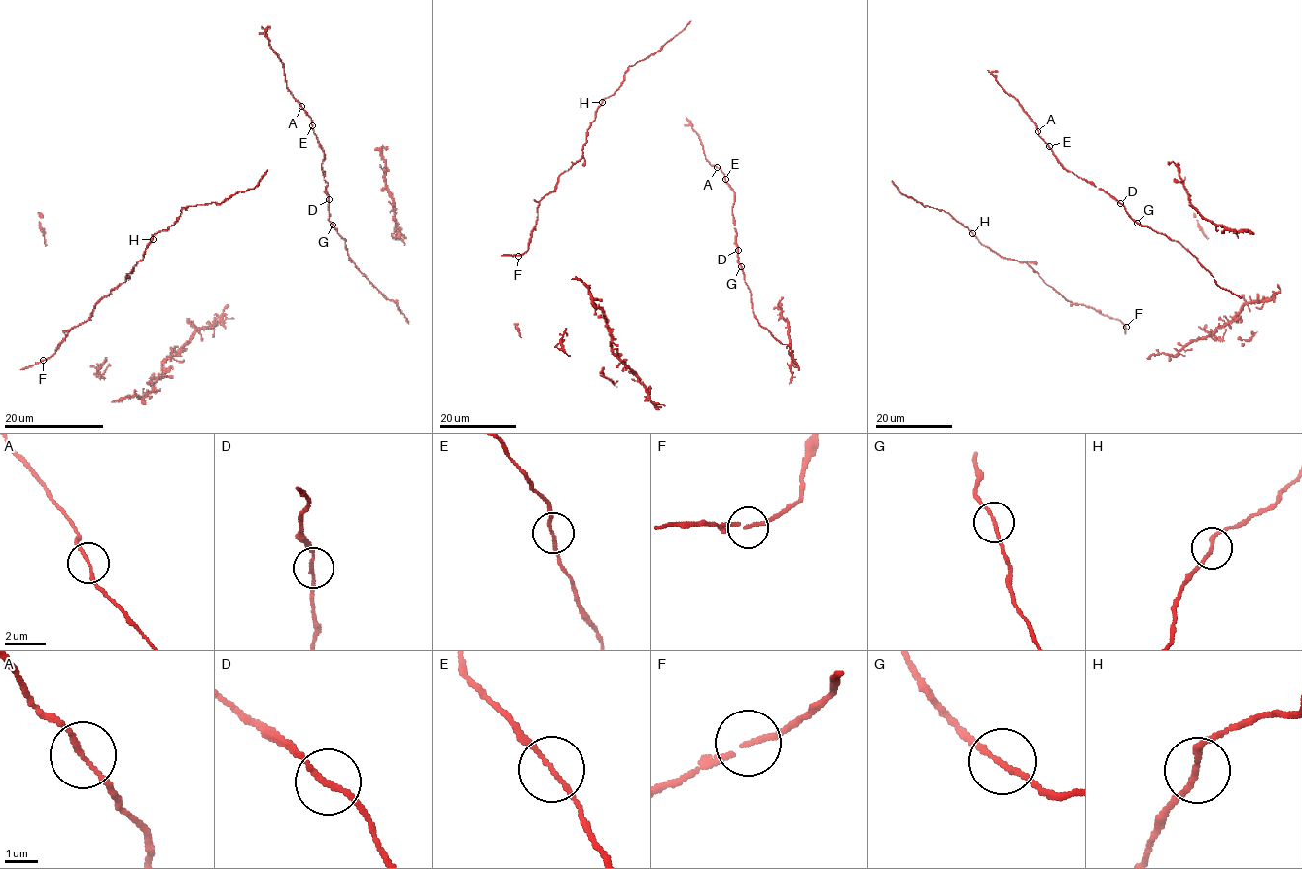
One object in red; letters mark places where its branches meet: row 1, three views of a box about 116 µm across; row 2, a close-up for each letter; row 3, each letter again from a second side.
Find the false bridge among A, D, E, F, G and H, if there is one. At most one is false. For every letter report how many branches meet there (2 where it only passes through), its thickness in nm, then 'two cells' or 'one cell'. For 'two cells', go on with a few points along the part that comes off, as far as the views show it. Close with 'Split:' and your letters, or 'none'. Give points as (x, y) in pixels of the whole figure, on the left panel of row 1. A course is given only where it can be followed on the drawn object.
A: branches 2; calibre 130 nm; one cell
D: branches 2; calibre 160 nm; one cell
E: branches 2; calibre 130 nm; one cell
F: branches 2; calibre 140 nm; one cell
G: branches 2; calibre 140 nm; one cell
H: branches 2; calibre 150 nm; one cell
Split: none

